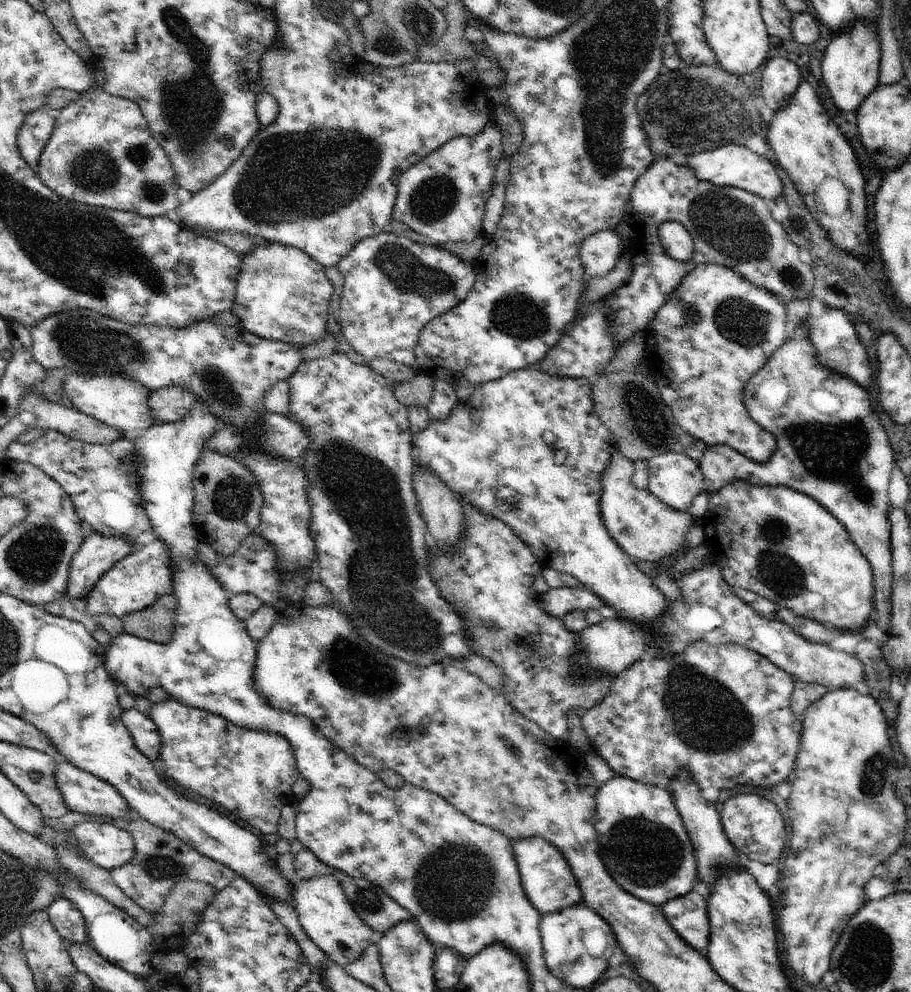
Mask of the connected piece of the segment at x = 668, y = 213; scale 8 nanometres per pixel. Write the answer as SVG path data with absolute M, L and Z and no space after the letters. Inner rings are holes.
M668 158L655 160L648 170L638 178L631 192L632 225L631 244L629 252L632 260L632 276L626 278L626 282L603 297L606 304L606 314L610 319L608 332L614 336L614 340L620 347L626 340L630 340L636 332L646 334L646 326L656 316L656 312L662 308L666 298L682 282L682 278L692 271L696 265L719 264L730 268L738 276L748 280L750 284L764 288L766 292L774 294L780 302L787 305L792 300L810 300L814 290L813 268L802 262L798 256L799 245L790 240L782 223L776 222L761 196L736 187L720 187L708 180L700 180L692 168L686 164L678 165ZM676 221L682 224L690 233L694 243L694 254L686 262L678 262L665 253L660 244L658 227L663 222Z

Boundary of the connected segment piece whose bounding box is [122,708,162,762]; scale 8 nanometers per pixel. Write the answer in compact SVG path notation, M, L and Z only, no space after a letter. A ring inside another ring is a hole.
M136 708L124 709L122 714L122 722L128 728L136 748L148 760L152 762L158 760L160 752L162 752L162 736L156 726L154 720L148 715L136 710Z

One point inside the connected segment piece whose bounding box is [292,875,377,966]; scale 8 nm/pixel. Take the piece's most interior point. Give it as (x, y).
(323, 909)

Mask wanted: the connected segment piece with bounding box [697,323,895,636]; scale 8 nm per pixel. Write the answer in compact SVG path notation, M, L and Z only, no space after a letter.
M804 323L798 327L790 328L789 336L786 342L780 346L778 350L774 351L774 354L770 357L770 360L766 362L766 366L762 366L750 380L746 383L743 392L744 406L748 411L748 414L757 422L764 430L767 430L775 438L775 450L774 454L770 456L770 460L760 462L754 462L750 458L739 455L739 453L728 445L717 445L712 448L708 448L704 452L704 456L697 461L698 466L703 474L704 490L708 494L714 494L718 490L722 490L724 486L736 482L736 480L744 480L748 482L750 486L786 486L786 488L792 488L796 492L802 492L810 498L814 498L816 502L819 502L832 516L835 516L843 525L844 528L850 533L854 544L858 547L858 550L866 557L866 560L870 563L873 572L873 584L874 584L874 608L875 612L873 617L876 619L876 624L886 636L890 636L890 618L892 618L892 584L893 582L893 570L892 570L892 549L891 549L891 530L890 520L887 520L887 512L890 512L890 499L888 496L890 478L892 478L892 468L894 468L894 452L892 452L892 445L890 444L888 435L884 430L880 422L880 418L877 413L874 412L874 404L870 402L870 396L868 392L862 388L860 384L856 384L854 380L850 380L848 376L842 376L838 372L832 372L830 368L824 368L820 362L818 362L818 356L816 356L816 348L814 344L810 342L810 332L808 332L808 326Z

